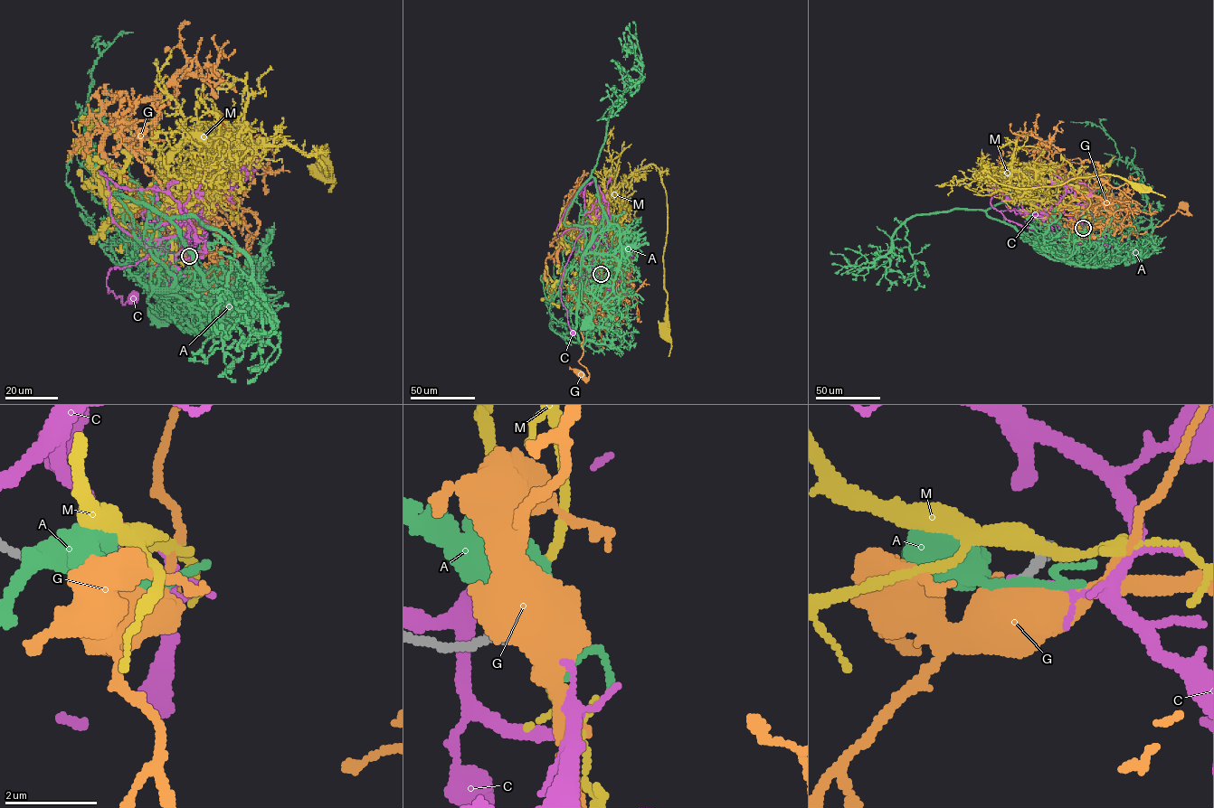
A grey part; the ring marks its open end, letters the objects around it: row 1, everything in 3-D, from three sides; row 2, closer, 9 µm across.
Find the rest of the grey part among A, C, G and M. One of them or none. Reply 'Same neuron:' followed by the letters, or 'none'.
Same neuron: none

